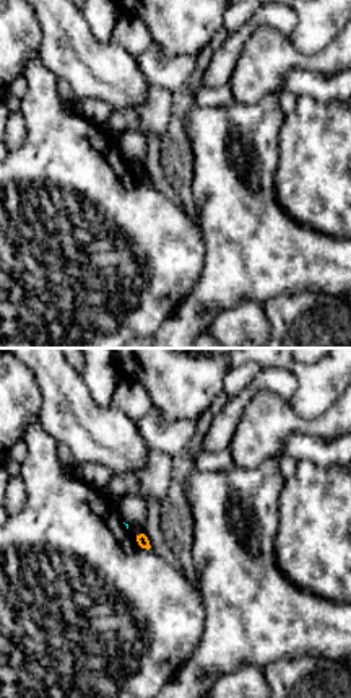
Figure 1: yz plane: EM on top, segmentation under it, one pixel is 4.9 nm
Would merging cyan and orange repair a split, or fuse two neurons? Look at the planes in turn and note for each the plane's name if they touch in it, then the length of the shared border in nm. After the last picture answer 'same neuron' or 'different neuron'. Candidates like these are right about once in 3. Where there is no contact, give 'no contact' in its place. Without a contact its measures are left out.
no contact

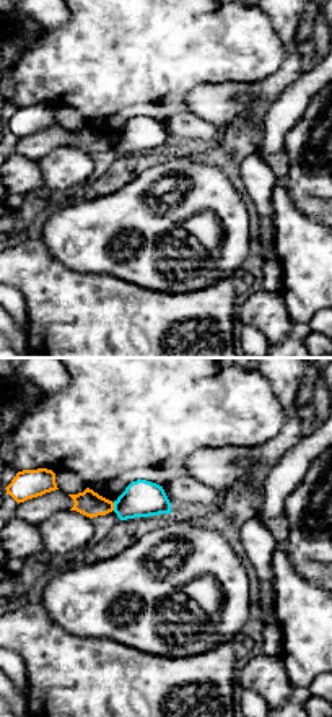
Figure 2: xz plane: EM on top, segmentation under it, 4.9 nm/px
xz | 40 nm

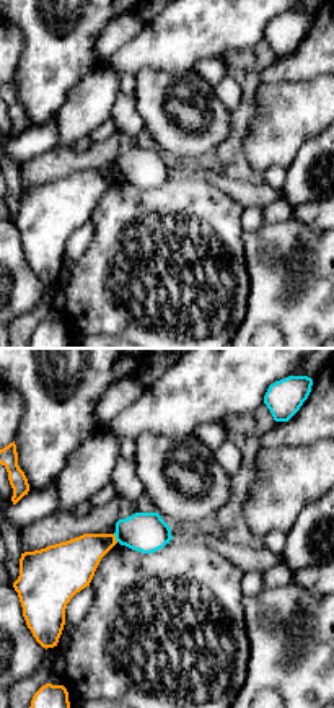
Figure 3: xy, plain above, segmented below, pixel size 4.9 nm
xy | 50 nm

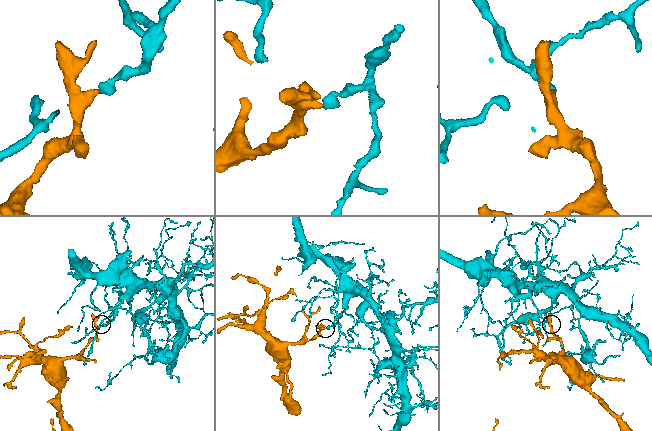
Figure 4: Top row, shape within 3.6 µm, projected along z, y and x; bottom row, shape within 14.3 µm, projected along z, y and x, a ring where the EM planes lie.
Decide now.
different neuron

